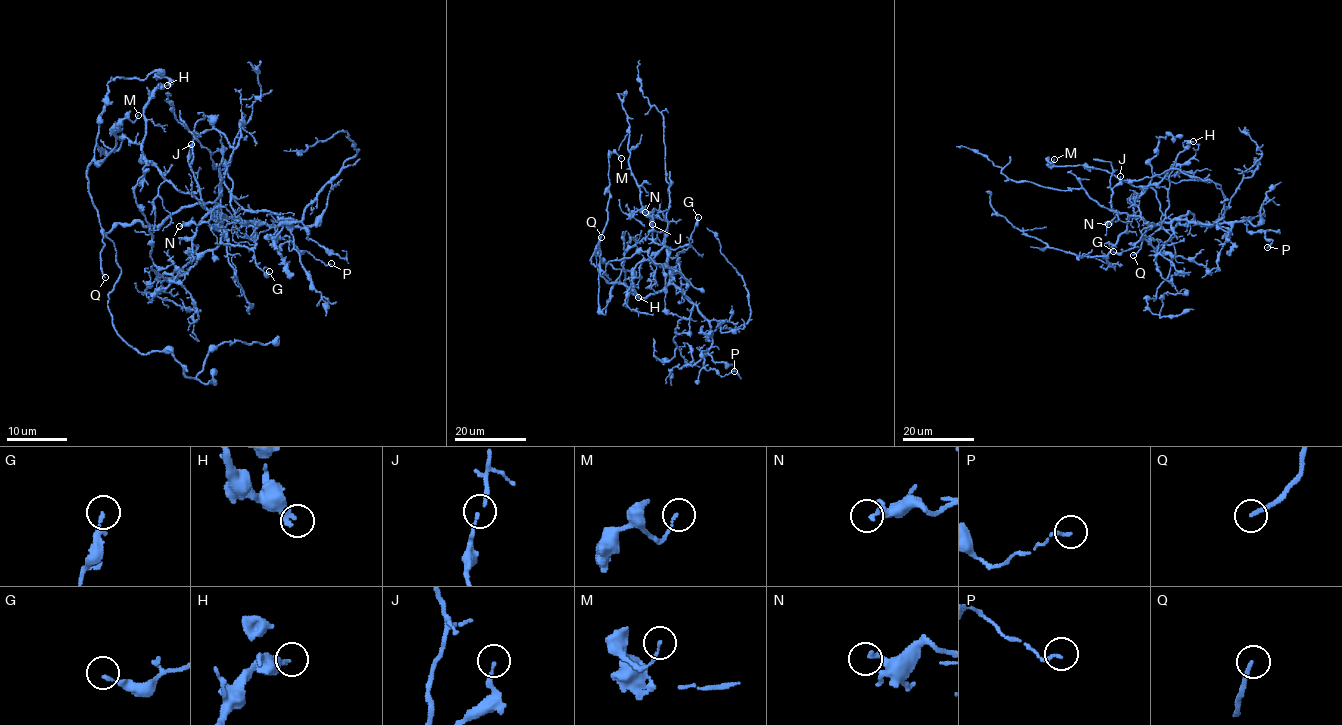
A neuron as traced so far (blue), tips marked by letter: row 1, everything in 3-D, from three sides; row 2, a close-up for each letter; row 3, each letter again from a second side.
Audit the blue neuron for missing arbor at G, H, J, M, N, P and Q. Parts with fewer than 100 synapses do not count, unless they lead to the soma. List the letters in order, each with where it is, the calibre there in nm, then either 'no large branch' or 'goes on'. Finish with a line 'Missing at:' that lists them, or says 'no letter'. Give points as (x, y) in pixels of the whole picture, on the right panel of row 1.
G: place (1113, 251); calibre 170 nm; no large branch
H: place (1193, 141); calibre 300 nm; no large branch
J: place (1120, 176); calibre 110 nm; no large branch
M: place (1054, 159); calibre 110 nm; no large branch
N: place (1108, 224); calibre 200 nm; no large branch
P: place (1267, 247); calibre 150 nm; no large branch
Q: place (1133, 255); calibre 170 nm; goes on
Missing at: Q

